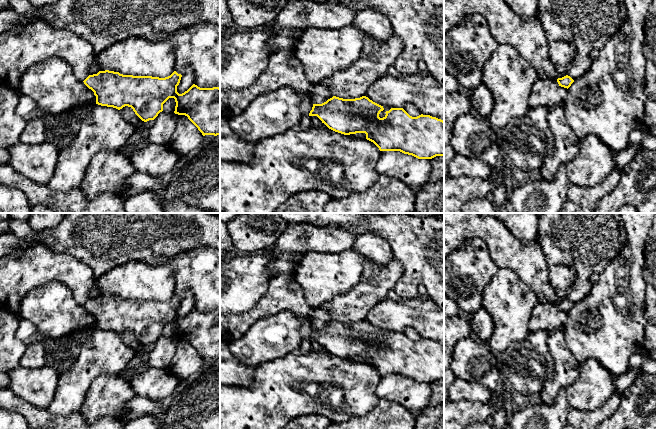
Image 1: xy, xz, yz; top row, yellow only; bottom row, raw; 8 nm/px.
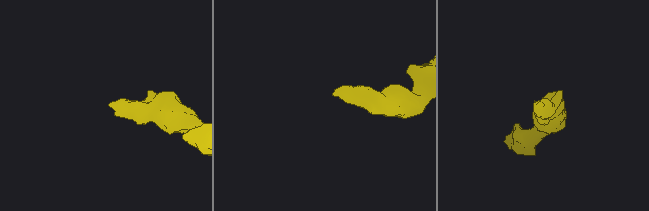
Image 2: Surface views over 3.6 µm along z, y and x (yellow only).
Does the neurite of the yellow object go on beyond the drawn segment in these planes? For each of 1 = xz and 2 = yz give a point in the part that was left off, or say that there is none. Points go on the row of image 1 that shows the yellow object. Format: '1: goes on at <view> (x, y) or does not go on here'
1: does not go on here
2: does not go on here

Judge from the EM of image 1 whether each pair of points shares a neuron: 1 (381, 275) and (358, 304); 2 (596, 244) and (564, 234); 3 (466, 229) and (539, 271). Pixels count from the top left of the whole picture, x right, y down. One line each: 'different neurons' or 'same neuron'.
1: same neuron
2: same neuron
3: same neuron

